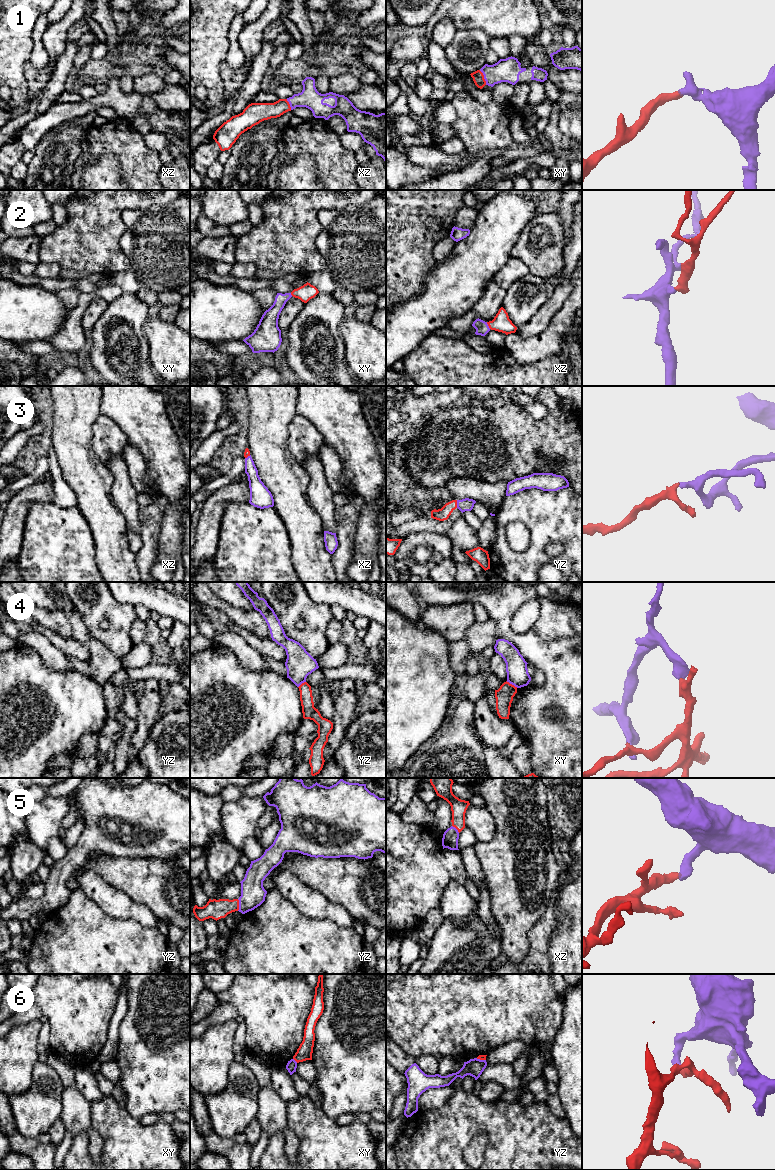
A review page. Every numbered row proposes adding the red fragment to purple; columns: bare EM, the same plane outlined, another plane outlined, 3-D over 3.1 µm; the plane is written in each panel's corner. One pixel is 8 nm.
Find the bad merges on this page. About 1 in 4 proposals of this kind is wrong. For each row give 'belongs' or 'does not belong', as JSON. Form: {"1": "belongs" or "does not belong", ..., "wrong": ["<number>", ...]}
{"1": "belongs", "2": "belongs", "3": "belongs", "4": "does not belong", "5": "belongs", "6": "does not belong", "wrong": ["4", "6"]}

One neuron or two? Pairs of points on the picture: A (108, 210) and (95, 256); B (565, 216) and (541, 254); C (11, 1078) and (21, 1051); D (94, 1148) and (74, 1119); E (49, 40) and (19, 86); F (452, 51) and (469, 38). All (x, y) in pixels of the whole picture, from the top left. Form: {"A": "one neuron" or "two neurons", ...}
{"A": "one neuron", "B": "two neurons", "C": "one neuron", "D": "one neuron", "E": "two neurons", "F": "one neuron"}

